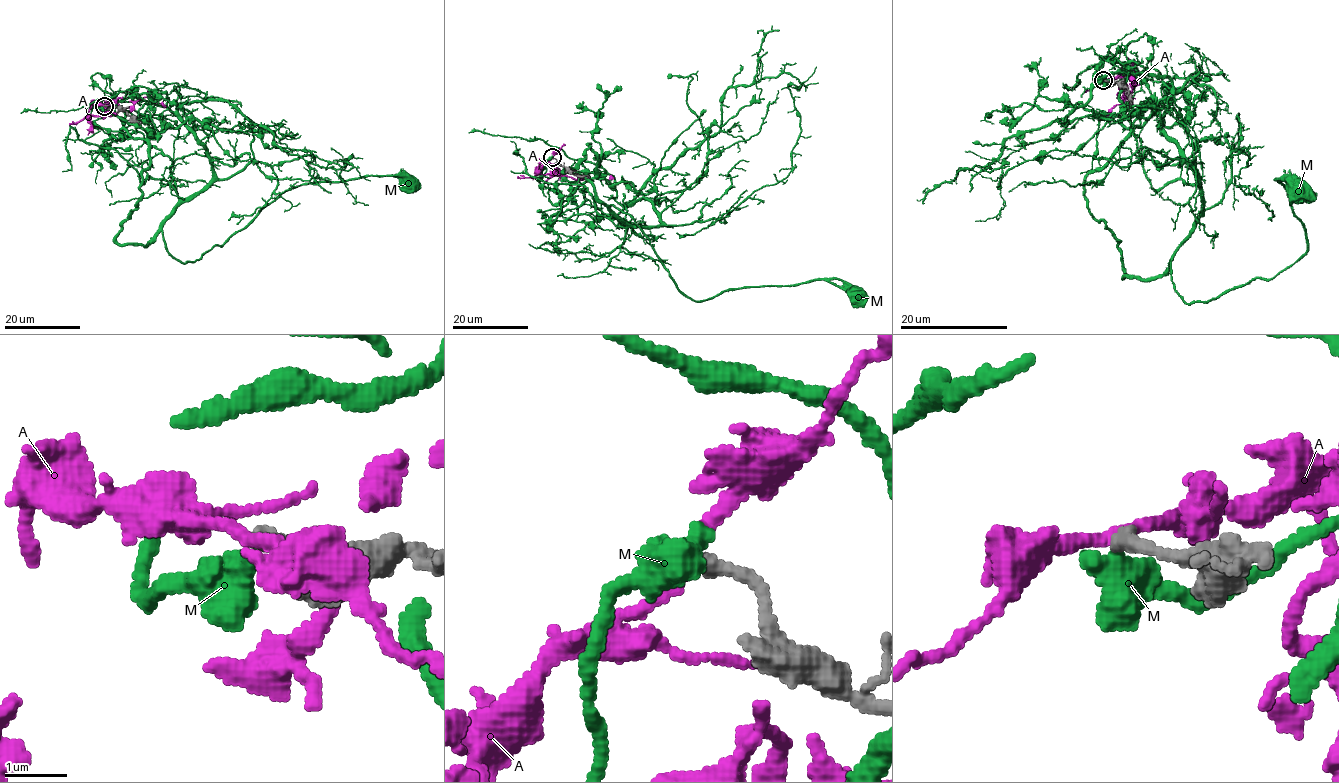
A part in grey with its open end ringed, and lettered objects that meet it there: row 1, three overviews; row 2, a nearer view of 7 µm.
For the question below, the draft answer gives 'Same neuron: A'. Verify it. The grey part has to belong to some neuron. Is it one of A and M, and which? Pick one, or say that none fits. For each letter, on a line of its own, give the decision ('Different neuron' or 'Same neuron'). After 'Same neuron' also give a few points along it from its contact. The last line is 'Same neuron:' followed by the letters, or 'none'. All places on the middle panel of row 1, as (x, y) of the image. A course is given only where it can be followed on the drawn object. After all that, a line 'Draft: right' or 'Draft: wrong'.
A: Different neuron
M: Different neuron
Same neuron: none
Draft: wrong

